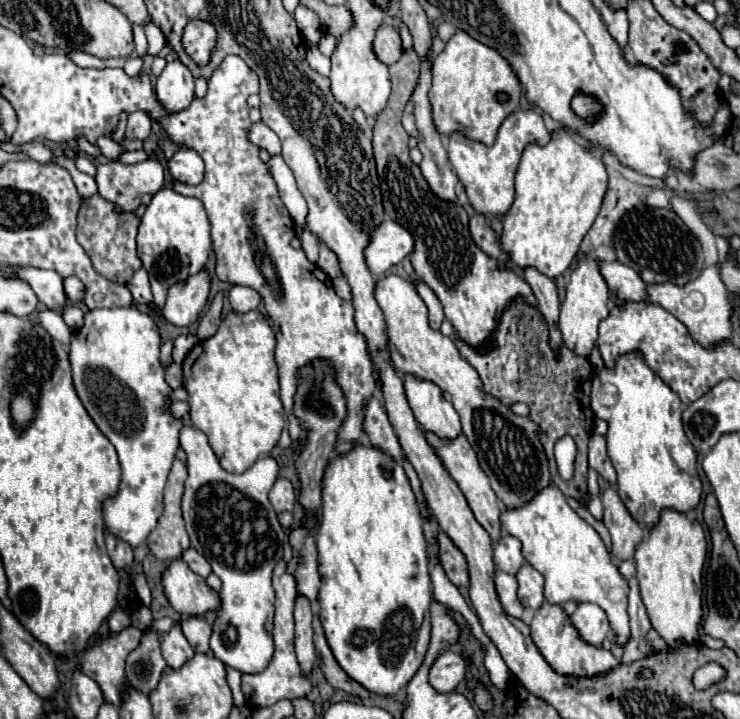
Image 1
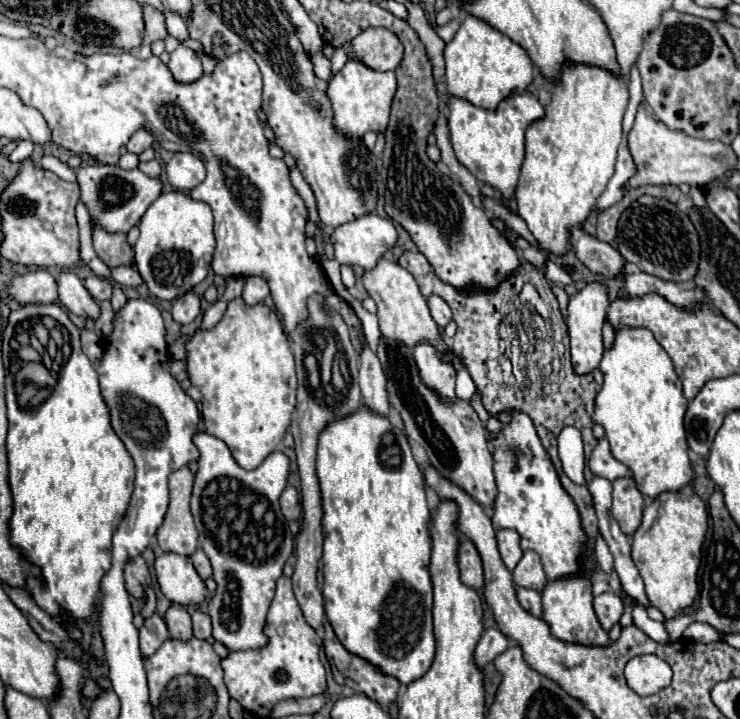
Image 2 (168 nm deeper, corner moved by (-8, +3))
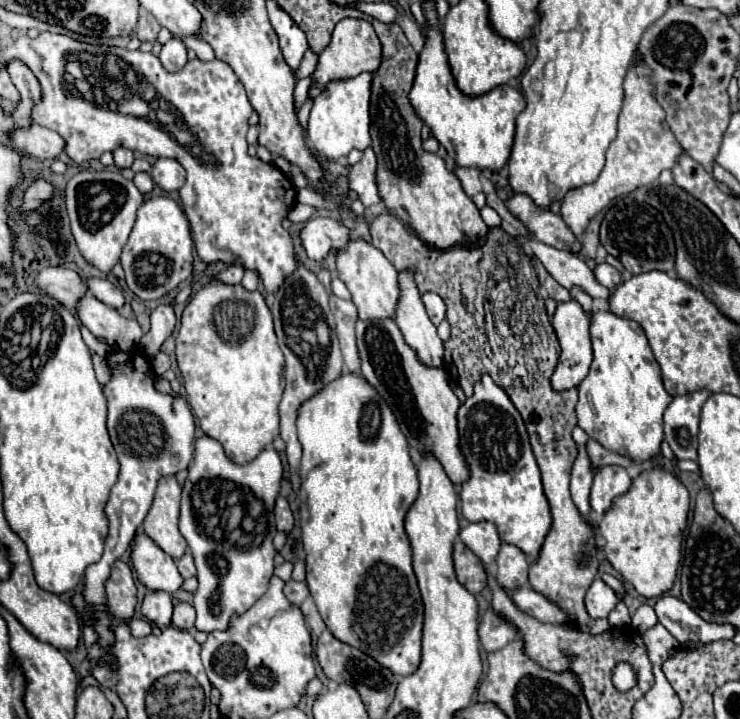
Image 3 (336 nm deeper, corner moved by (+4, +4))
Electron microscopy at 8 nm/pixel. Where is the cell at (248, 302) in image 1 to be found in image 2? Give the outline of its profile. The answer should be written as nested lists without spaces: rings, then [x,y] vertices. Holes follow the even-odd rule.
[[[248,277],[242,297],[248,305],[256,305],[256,303],[262,303],[268,297],[268,293],[270,293],[268,283],[262,277]]]

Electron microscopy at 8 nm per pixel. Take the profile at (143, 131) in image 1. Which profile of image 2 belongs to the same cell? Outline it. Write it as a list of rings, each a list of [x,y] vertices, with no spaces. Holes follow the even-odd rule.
[[[136,131],[136,135],[132,135],[132,139],[128,141],[126,149],[128,149],[130,153],[140,155],[140,153],[142,153],[142,151],[146,151],[148,147],[152,147],[152,143],[154,143],[152,135],[148,135],[146,131]]]

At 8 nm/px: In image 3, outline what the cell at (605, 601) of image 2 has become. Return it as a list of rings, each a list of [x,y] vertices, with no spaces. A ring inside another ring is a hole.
[[[596,578],[586,592],[586,610],[592,620],[606,618],[612,612],[612,608],[616,606],[616,602],[618,602],[616,592],[612,588],[608,588],[600,578]]]

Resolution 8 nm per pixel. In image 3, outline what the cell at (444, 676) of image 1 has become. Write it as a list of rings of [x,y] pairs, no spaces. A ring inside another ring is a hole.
[[[488,608],[488,612],[484,614],[478,632],[480,632],[480,644],[486,652],[496,652],[518,636],[516,628],[506,620],[502,620],[498,614],[494,614],[492,608]]]

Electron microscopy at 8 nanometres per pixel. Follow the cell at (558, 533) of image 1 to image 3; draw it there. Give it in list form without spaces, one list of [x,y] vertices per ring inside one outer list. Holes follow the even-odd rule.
[[[484,374],[474,386],[474,396],[458,410],[460,448],[470,466],[470,480],[462,484],[462,516],[470,522],[494,522],[504,542],[518,546],[532,560],[552,528],[548,498],[544,498],[540,470],[532,454],[524,422],[508,394]]]

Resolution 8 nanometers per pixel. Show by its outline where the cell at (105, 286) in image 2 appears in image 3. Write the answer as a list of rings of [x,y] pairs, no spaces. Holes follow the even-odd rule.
[[[88,278],[86,280],[86,286],[88,286],[88,292],[94,294],[100,302],[112,306],[112,308],[120,308],[124,304],[124,296],[122,292],[108,280],[102,280],[102,278]]]

